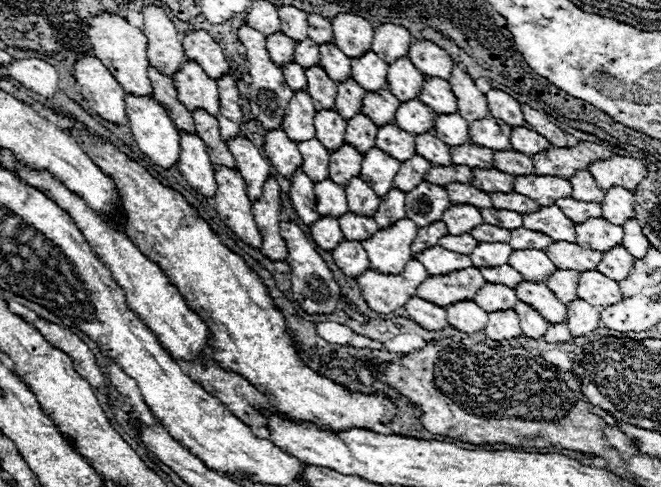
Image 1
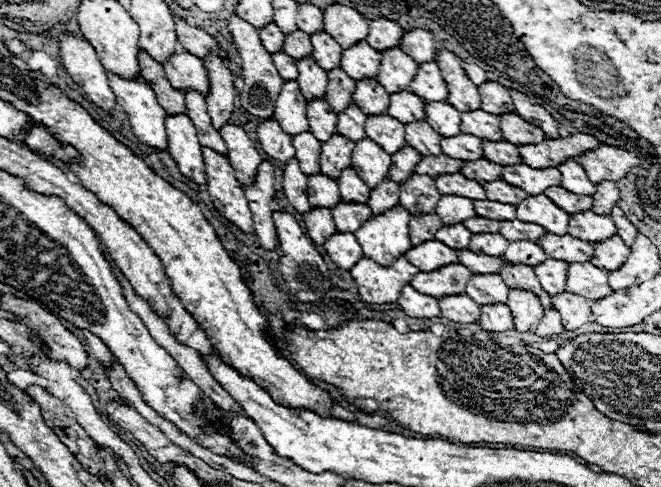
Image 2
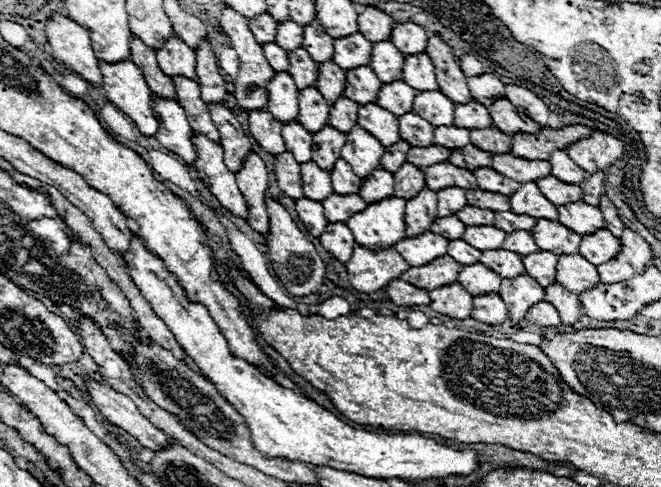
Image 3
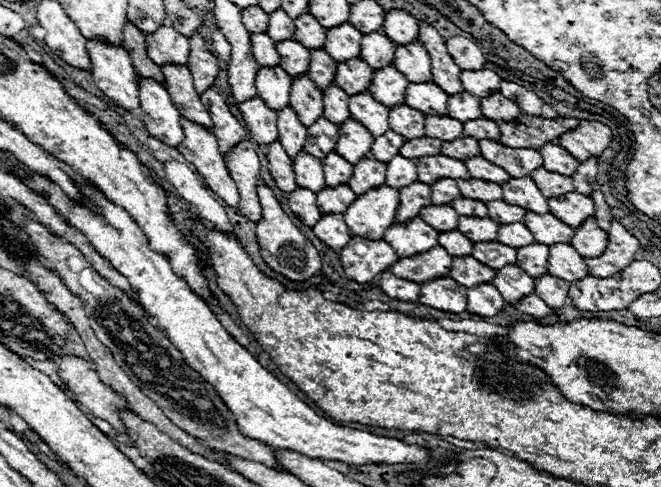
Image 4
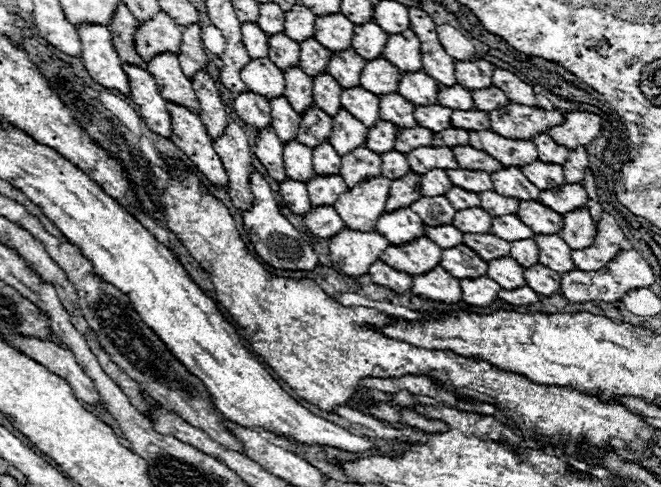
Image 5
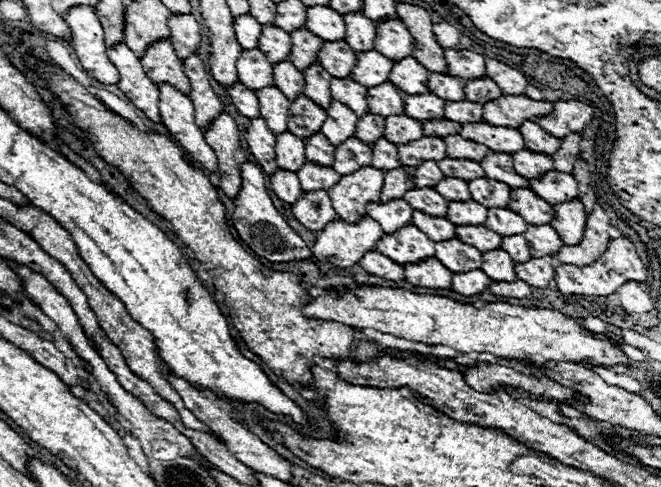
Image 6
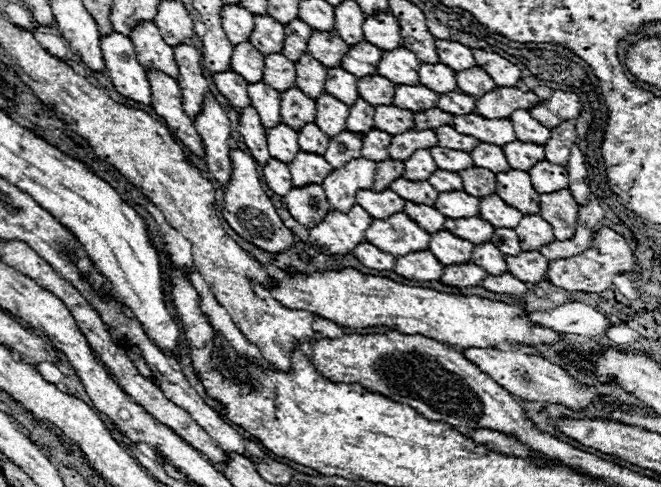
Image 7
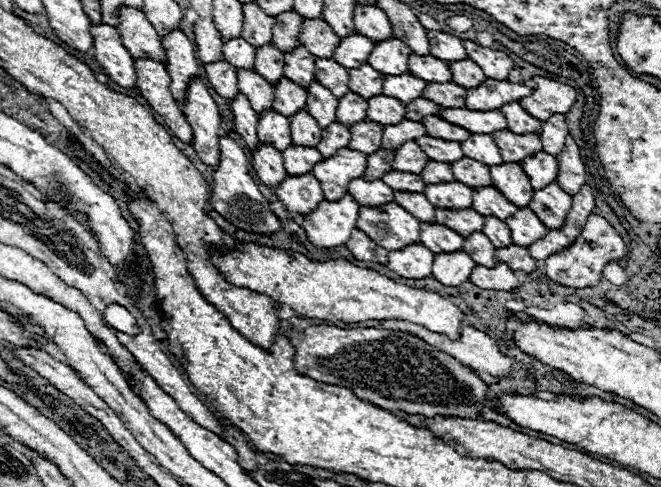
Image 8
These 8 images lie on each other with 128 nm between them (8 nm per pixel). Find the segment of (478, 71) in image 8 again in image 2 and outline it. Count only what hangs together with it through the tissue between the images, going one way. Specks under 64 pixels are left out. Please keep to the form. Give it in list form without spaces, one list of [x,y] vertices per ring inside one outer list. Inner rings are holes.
[[[508,112],[508,114],[500,114],[500,130],[502,130],[502,138],[512,142],[512,144],[538,144],[546,138],[546,134],[536,128],[534,124],[528,124],[524,118],[520,118],[516,112]]]

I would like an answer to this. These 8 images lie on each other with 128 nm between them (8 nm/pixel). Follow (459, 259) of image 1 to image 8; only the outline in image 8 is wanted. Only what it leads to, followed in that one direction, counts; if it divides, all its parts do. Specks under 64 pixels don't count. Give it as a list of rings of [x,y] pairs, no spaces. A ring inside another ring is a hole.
[[[356,178],[348,184],[348,192],[362,206],[382,206],[394,200],[394,190],[388,188],[388,184],[384,184],[382,180]]]

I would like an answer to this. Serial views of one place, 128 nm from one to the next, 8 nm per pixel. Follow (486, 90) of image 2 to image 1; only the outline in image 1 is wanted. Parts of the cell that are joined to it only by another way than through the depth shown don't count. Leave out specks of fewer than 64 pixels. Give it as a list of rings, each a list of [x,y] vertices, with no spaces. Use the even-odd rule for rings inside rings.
[[[492,88],[486,94],[486,100],[488,100],[488,110],[494,118],[504,120],[508,126],[522,126],[524,124],[520,104],[510,94]]]

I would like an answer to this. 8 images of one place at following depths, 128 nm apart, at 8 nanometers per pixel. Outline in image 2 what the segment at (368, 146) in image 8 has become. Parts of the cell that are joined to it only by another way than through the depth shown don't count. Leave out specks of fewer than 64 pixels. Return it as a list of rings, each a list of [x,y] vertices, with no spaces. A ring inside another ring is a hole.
[[[412,172],[400,184],[400,204],[410,214],[412,212],[432,212],[436,210],[438,200],[440,200],[440,192],[436,192],[436,186],[432,184],[430,176],[420,176]]]

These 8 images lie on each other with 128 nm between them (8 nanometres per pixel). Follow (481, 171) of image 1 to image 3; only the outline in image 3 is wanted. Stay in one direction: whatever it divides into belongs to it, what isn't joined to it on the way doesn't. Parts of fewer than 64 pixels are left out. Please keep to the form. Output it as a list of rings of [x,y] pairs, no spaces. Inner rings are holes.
[[[472,144],[464,146],[464,148],[454,148],[450,150],[450,164],[456,164],[460,168],[472,170],[472,168],[480,168],[480,166],[490,166],[492,164],[492,156]]]

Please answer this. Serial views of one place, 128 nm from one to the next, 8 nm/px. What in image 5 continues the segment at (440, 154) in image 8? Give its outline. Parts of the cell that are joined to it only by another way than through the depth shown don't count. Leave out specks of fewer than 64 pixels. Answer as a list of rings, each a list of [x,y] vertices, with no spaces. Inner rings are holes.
[[[456,168],[456,170],[446,170],[448,178],[452,184],[470,190],[470,192],[482,192],[482,190],[492,190],[492,180],[488,172],[478,172],[478,170],[466,170],[466,168]]]

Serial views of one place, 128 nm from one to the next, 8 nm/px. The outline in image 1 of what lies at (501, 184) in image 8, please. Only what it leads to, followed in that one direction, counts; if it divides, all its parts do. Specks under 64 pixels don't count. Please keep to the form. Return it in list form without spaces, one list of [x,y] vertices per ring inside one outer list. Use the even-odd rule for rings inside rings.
[[[552,242],[548,248],[548,258],[558,266],[558,268],[574,268],[574,270],[588,270],[596,268],[596,264],[602,260],[602,252],[582,248],[572,242]]]

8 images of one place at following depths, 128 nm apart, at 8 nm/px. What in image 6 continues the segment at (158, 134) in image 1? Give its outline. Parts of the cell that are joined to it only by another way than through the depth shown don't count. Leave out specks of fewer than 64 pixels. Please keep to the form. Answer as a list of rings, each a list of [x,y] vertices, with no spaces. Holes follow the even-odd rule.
[[[72,6],[64,20],[72,28],[72,48],[84,72],[102,84],[116,84],[118,70],[106,56],[104,28],[90,6]]]

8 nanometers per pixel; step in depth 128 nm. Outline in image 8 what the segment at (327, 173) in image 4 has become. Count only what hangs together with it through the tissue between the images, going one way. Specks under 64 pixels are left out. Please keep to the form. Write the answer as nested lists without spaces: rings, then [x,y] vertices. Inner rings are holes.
[[[298,110],[296,114],[288,116],[288,120],[290,120],[292,144],[296,144],[296,146],[316,146],[320,142],[322,128],[318,126],[318,122],[306,110]]]

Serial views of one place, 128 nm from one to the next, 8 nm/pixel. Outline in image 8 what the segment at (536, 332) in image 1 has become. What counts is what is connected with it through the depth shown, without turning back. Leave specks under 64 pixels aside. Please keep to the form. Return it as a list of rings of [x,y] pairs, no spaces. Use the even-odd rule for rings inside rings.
[[[472,232],[470,236],[466,236],[462,250],[468,252],[472,256],[472,260],[476,264],[480,264],[480,266],[492,268],[496,264],[496,260],[494,260],[494,246],[482,232]]]

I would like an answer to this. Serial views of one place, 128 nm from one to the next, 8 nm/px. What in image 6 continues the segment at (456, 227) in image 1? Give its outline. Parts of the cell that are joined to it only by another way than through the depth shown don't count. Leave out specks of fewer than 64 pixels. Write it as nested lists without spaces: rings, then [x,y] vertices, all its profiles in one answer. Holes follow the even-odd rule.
[[[426,160],[422,162],[416,172],[414,172],[414,184],[416,188],[424,188],[424,186],[436,186],[440,180],[444,178],[444,174],[440,172],[440,168],[436,166],[434,160]]]

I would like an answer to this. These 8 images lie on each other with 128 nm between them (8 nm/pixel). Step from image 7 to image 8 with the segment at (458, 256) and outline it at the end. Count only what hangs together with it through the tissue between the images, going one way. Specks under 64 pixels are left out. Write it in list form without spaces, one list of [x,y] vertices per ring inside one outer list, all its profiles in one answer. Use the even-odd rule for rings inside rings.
[[[420,222],[420,242],[434,254],[438,252],[456,252],[462,250],[464,238],[450,228],[434,222]]]

